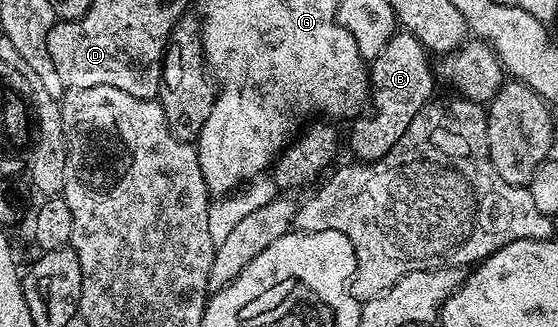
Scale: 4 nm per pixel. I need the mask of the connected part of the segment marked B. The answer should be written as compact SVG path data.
M399 30L380 49L380 53L369 64L370 98L368 110L359 114L349 124L350 127L350 151L355 160L363 163L374 163L380 157L384 157L404 137L408 125L412 125L412 117L420 113L427 103L431 102L434 91L434 79L436 83L436 71L430 67L431 56L426 47L415 35Z

